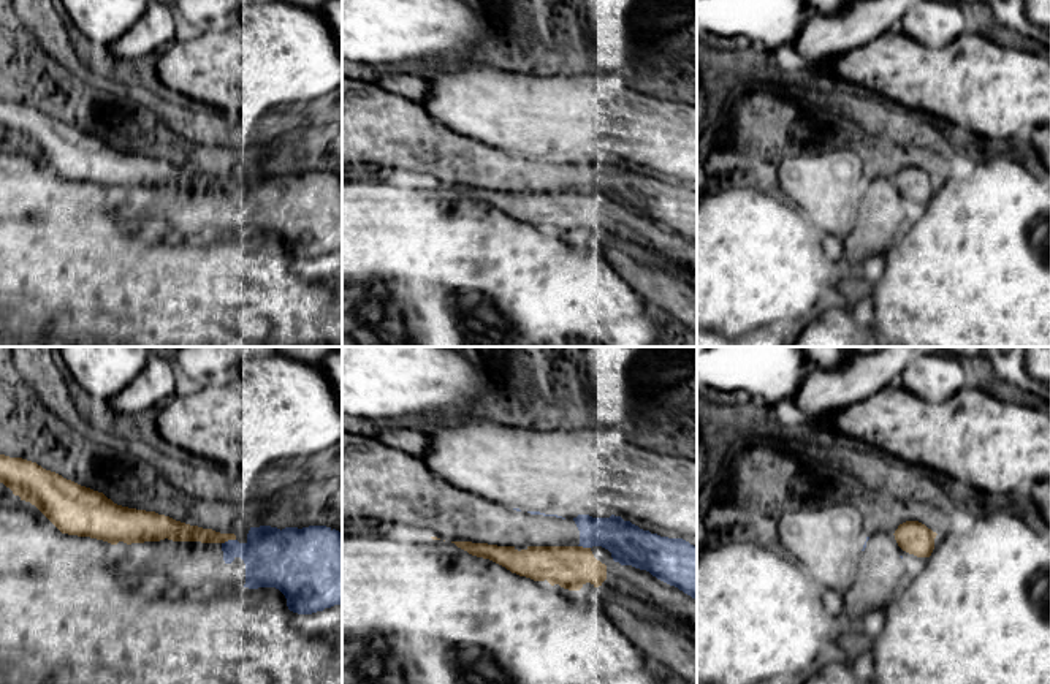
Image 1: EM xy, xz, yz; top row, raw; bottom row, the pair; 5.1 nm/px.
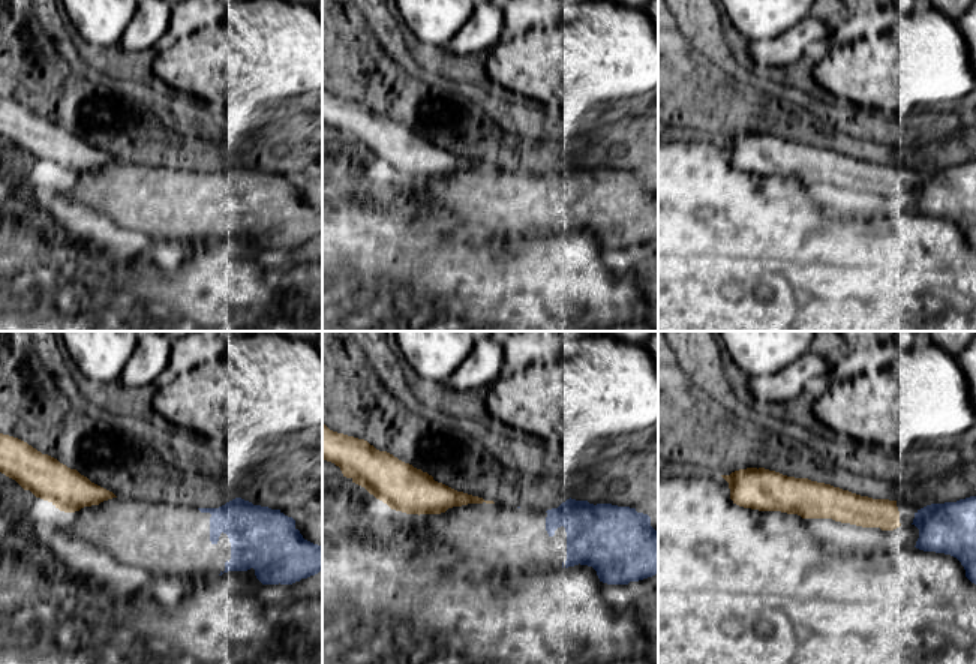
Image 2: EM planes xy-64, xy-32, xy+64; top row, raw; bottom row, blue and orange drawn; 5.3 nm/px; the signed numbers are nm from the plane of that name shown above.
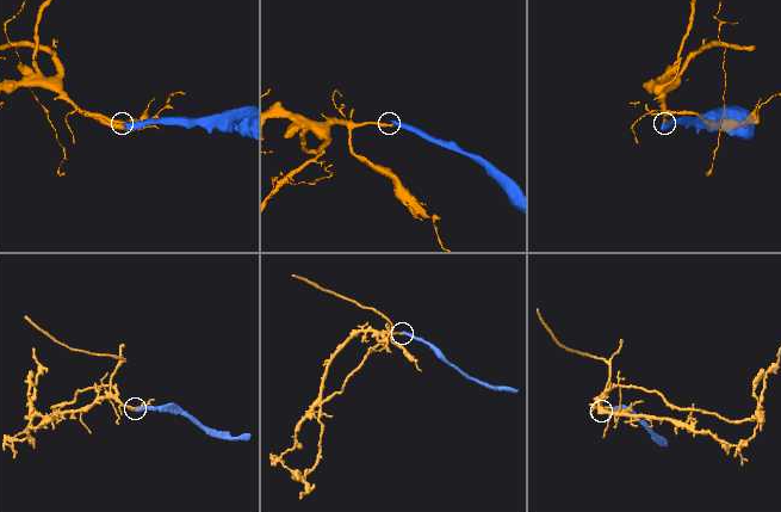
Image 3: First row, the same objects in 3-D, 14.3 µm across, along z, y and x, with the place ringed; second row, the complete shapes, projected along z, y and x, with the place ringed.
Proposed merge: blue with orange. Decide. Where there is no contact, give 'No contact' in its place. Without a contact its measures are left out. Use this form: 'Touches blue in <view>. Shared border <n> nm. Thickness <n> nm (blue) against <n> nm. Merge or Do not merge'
Touches blue in xy. Shared border 80 nm. Thickness 300 nm (blue) against 100 nm. Do not merge

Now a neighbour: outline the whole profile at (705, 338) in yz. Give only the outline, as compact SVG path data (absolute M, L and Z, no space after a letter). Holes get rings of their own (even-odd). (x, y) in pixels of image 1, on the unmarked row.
M697 328L697 347L736 347L736 342L716 332Z

